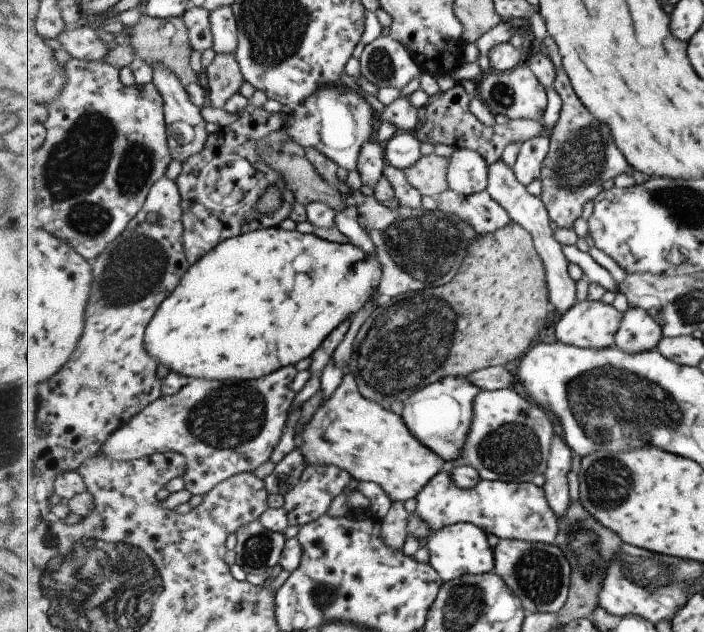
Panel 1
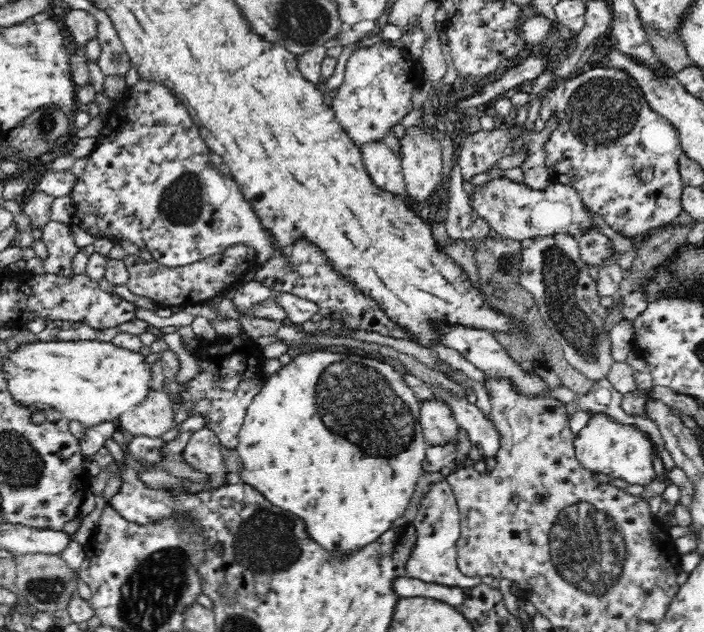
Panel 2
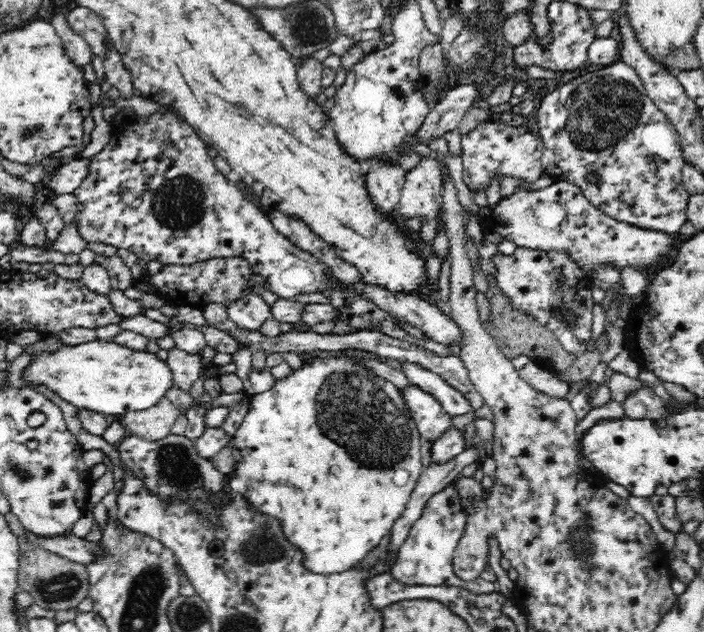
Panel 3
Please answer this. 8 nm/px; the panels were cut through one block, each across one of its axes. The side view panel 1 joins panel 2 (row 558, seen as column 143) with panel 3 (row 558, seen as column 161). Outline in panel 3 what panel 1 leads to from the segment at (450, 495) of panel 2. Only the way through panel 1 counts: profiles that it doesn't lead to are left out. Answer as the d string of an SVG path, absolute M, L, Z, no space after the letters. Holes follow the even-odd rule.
M450 484L436 492L426 503L422 516L412 525L408 538L399 547L397 559L392 565L389 575L404 584L418 584L420 586L449 586L460 587L470 592L494 592L494 582L482 580L462 580L453 568L453 554L458 547L459 538L464 534L466 514L462 506L462 499L458 491Z

